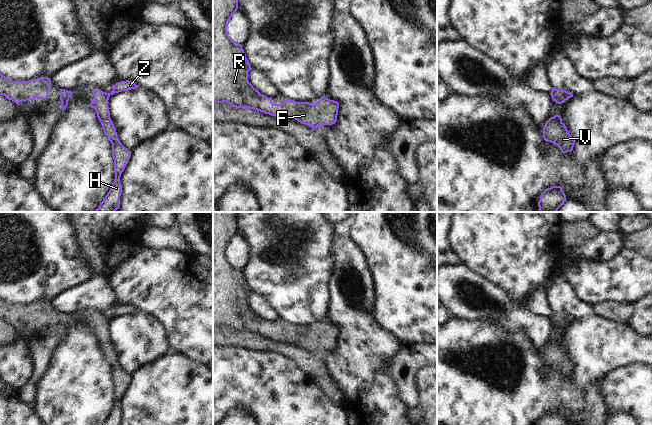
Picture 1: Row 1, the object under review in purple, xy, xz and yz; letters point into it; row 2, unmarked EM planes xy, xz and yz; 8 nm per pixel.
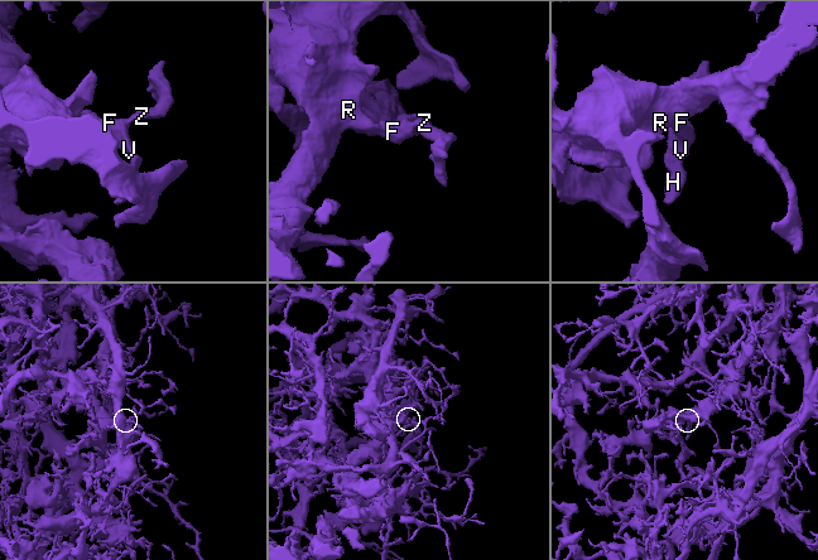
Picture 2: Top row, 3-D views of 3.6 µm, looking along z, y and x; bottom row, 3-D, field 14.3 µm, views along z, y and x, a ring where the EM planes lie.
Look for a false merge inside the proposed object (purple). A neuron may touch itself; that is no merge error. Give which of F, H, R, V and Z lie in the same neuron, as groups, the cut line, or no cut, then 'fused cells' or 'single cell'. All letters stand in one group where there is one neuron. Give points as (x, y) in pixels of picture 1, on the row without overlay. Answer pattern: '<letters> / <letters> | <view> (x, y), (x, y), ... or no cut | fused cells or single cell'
F H R V Z | no cut | single cell

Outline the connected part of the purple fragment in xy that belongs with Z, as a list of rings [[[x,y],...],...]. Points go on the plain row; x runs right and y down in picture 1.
[[[126,304],[116,307],[110,317],[97,313],[94,315],[94,325],[89,328],[91,332],[95,333],[104,357],[112,368],[115,403],[103,425],[120,425],[120,420],[122,418],[120,401],[131,380],[131,375],[125,372],[118,362],[116,352],[110,342],[108,324],[109,321],[115,317],[137,313],[138,311],[139,309],[136,309],[132,305]]]

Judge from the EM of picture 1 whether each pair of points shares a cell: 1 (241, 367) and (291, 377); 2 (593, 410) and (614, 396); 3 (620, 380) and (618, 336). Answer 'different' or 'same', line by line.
1: same
2: different
3: different

